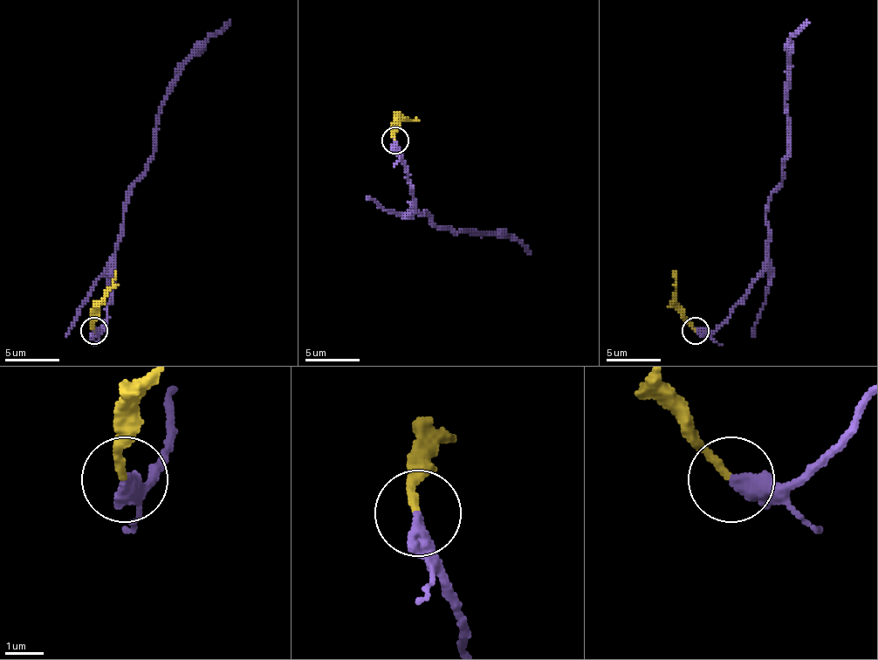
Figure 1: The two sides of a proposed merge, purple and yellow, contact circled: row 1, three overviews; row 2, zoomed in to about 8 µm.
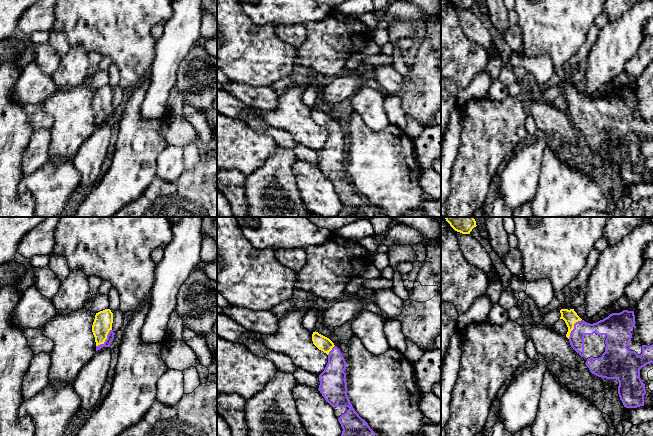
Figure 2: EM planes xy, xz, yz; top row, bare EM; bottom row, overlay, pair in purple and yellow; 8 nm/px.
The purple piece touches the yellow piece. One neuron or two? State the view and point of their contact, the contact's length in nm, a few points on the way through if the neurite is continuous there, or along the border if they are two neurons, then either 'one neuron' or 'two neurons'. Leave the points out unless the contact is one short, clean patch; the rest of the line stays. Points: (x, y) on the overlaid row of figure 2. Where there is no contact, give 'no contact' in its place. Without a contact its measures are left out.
contact xy (106, 339); length 190 nm; way xy (110, 336), (106, 339), (102, 331), (102, 324); one neuron

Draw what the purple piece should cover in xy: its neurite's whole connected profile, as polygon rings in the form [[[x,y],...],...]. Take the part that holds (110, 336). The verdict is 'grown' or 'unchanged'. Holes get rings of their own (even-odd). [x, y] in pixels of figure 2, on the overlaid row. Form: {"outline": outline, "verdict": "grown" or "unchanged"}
{"outline": [[[105,309],[96,313],[92,325],[92,332],[95,337],[96,351],[103,347],[110,347],[115,333],[112,330],[113,313],[110,309]]], "verdict": "grown"}

